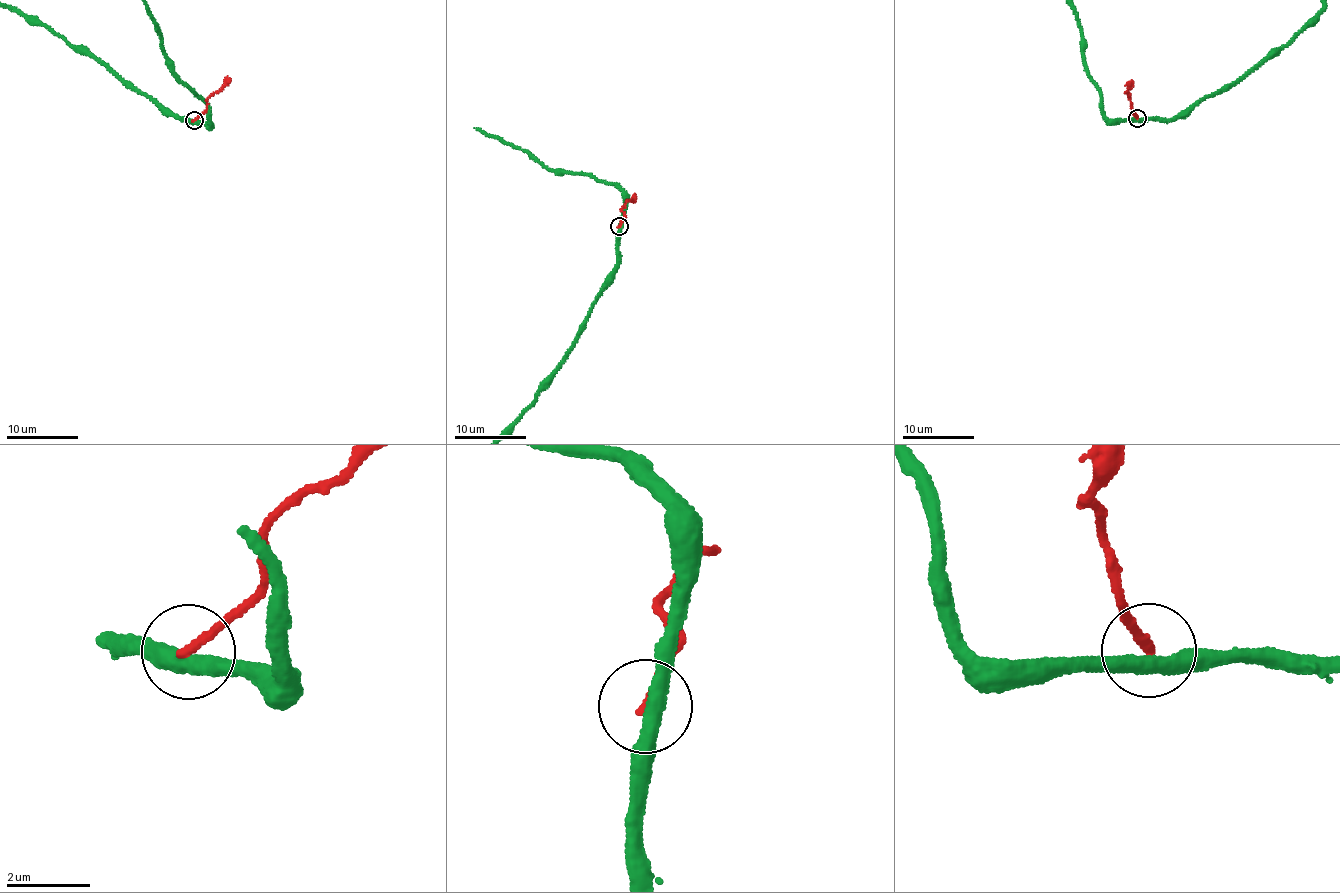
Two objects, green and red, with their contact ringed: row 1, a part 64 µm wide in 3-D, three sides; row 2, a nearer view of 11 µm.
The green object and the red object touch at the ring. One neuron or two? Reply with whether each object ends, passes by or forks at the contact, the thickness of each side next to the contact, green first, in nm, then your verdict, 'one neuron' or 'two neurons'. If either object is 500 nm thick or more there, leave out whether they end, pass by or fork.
green passes by | red ends | 400/240 nm | two neurons

